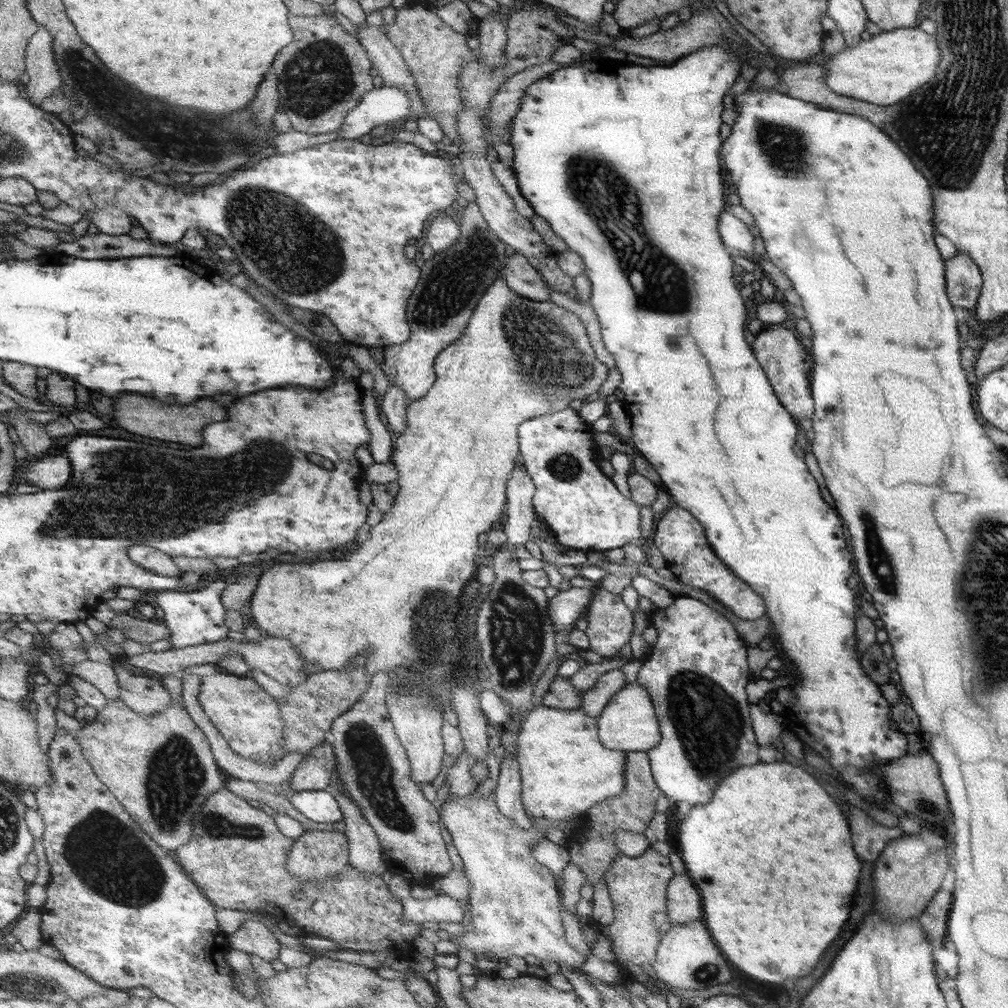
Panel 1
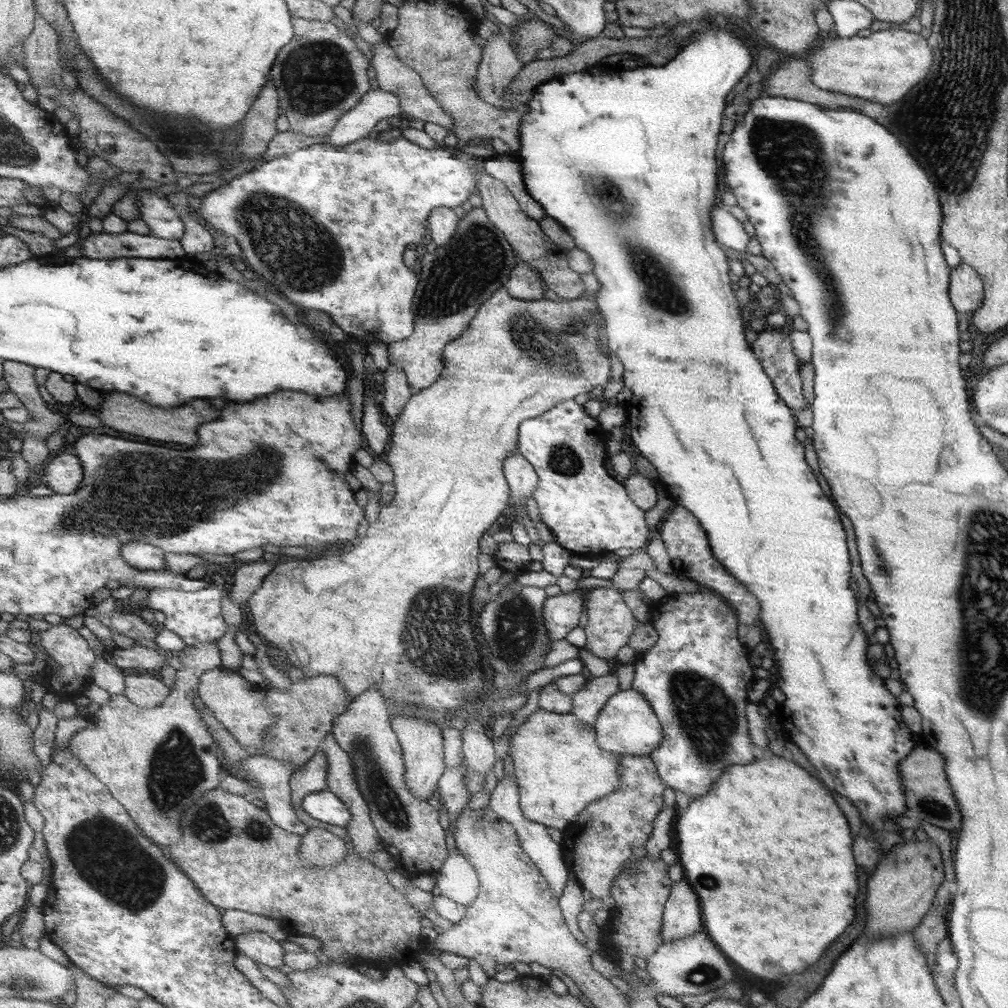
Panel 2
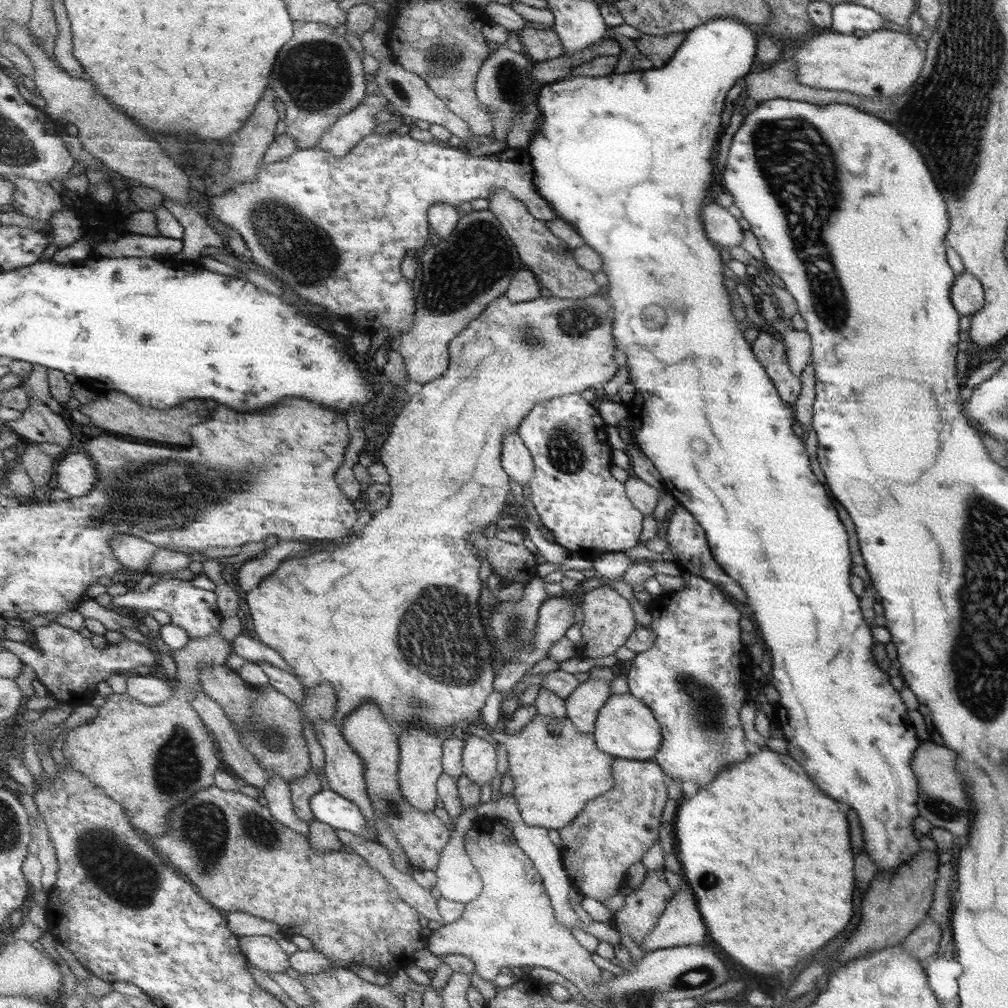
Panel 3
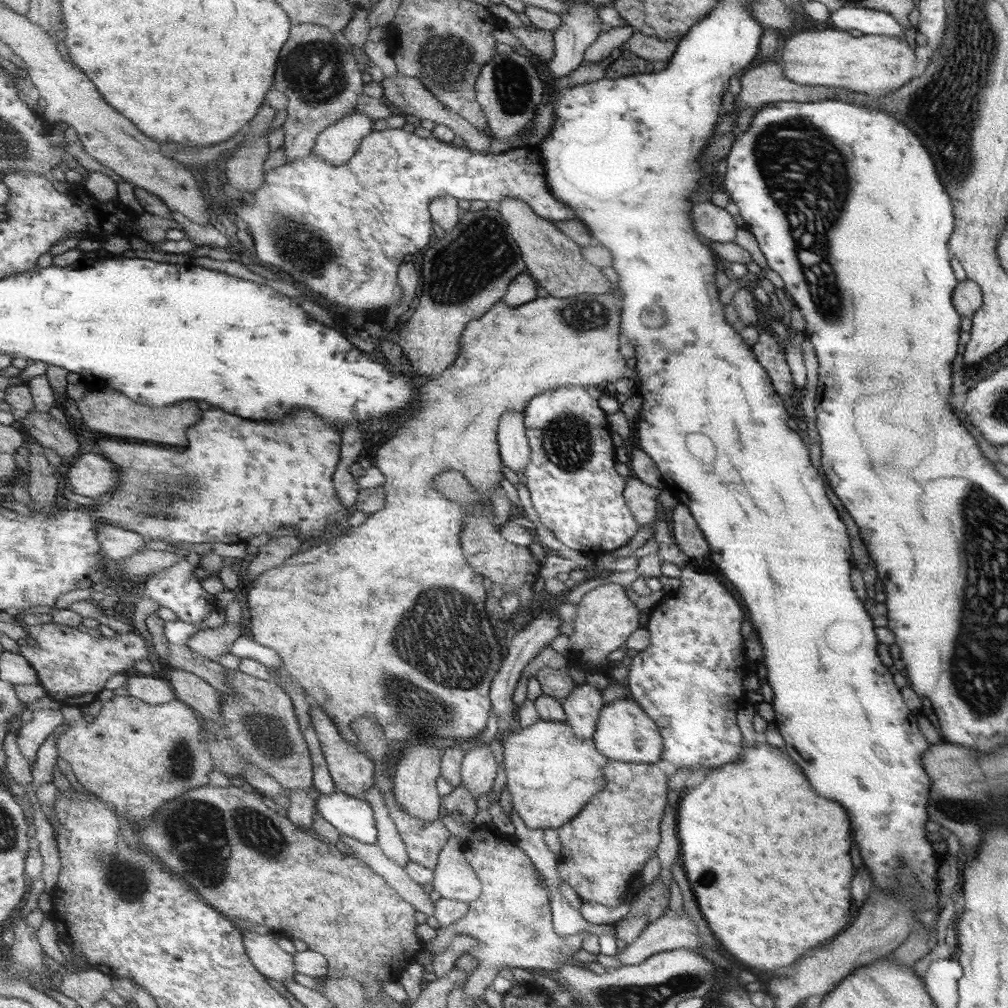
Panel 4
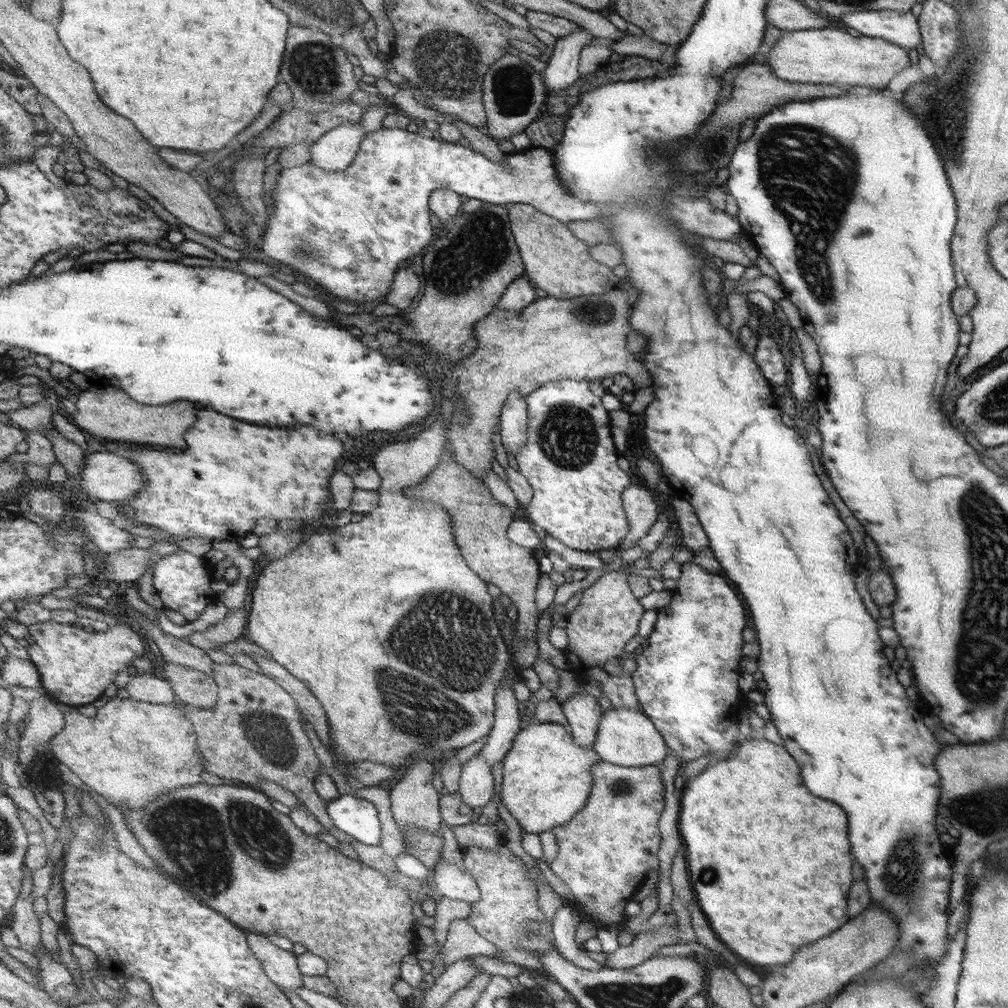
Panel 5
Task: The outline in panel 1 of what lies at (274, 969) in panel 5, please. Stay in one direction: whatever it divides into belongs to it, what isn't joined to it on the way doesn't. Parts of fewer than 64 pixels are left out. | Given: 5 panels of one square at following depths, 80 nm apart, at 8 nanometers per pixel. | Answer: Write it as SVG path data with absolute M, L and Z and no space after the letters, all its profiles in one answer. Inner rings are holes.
M247 919L235 934L228 934L228 941L231 948L259 955L269 962L279 959L283 948L267 925L255 919Z

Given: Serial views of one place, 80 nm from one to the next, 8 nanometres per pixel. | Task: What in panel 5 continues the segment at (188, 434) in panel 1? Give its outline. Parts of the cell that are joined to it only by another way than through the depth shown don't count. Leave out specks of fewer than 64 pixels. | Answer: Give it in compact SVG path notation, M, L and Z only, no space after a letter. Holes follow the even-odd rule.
M89 388L77 396L76 413L71 415L71 422L97 438L107 438L113 442L127 440L137 444L163 444L175 448L188 447L183 440L183 434L195 424L195 404L193 402L181 402L181 404L169 404L169 406L145 406L129 398L127 392L117 388L107 388L103 394L97 394L97 388ZM95 390L95 392L89 392Z

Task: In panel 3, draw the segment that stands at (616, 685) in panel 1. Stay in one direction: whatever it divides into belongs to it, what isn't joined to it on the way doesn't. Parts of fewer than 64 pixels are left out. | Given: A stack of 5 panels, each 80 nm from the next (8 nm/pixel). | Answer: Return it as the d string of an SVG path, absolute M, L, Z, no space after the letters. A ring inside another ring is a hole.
M589 678L564 699L566 717L581 733L592 733L598 710L611 695L611 681Z

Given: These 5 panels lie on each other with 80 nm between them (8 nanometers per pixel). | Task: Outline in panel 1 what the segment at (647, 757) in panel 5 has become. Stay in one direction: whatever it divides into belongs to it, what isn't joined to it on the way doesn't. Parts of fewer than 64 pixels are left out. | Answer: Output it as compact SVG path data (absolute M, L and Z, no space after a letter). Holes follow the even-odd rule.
M637 680L624 683L609 702L600 710L597 718L599 739L609 749L621 749L623 752L647 752L660 742L660 732L654 706L646 688Z

